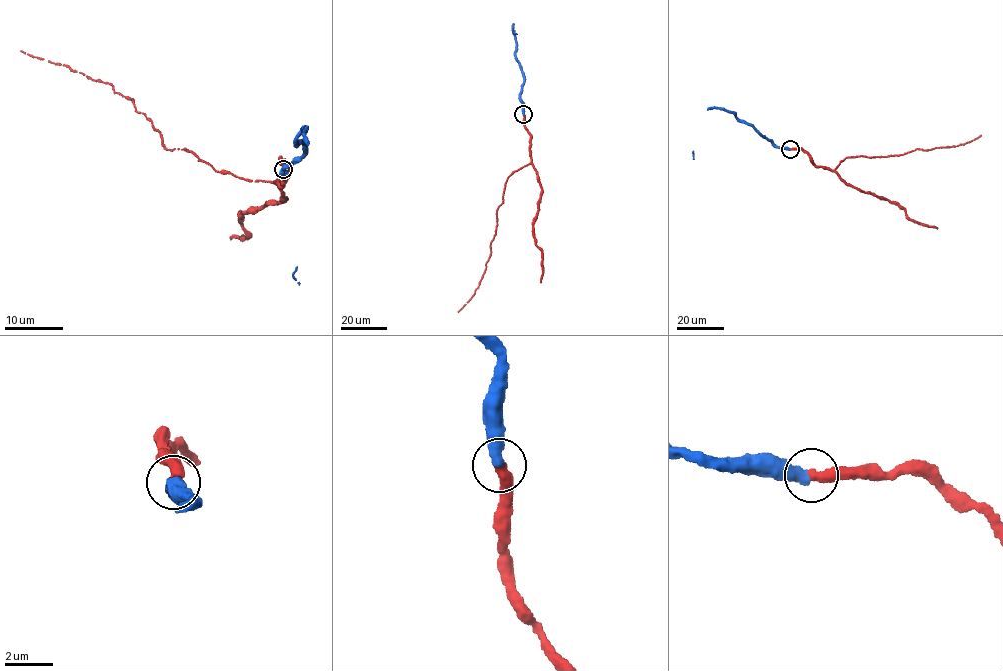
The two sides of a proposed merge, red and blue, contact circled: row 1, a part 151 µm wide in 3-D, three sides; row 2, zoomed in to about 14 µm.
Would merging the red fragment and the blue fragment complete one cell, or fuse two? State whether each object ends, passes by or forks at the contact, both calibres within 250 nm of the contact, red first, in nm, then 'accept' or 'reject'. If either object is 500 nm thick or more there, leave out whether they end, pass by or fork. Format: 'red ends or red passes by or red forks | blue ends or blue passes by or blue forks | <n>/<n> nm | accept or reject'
420/500 nm | accept

